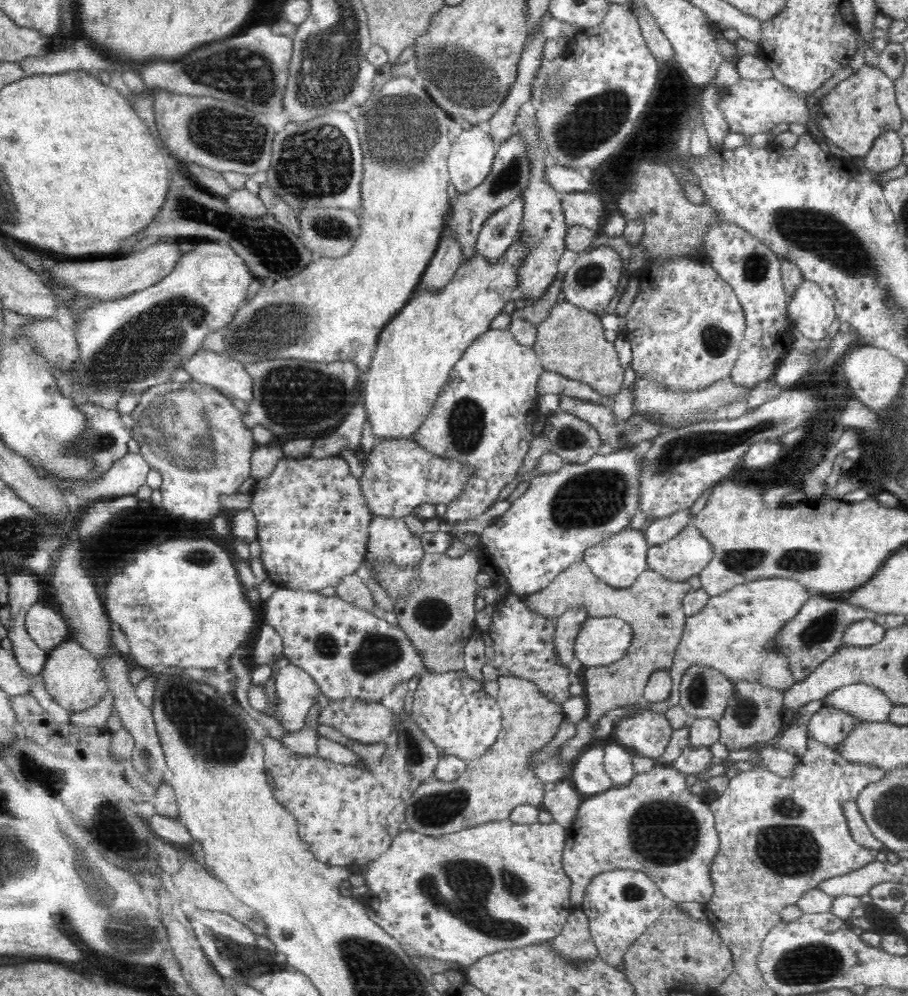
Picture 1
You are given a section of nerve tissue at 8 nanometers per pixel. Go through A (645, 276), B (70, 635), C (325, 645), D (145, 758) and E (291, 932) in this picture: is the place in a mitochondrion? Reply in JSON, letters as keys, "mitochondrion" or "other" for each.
{"A":"other","B":"other","C":"mitochondrion","D":"mitochondrion","E":"other"}

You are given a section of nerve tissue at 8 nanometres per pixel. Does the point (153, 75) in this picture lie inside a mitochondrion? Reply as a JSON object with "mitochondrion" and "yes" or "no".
{"mitochondrion":"no"}

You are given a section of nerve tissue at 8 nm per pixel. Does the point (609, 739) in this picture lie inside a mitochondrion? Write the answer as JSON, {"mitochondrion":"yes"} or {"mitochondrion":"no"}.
{"mitochondrion":"no"}

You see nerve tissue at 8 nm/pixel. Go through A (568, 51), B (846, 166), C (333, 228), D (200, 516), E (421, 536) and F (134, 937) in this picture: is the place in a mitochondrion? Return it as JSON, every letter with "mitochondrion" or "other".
{"A":"other","B":"other","C":"mitochondrion","D":"other","E":"other","F":"mitochondrion"}

